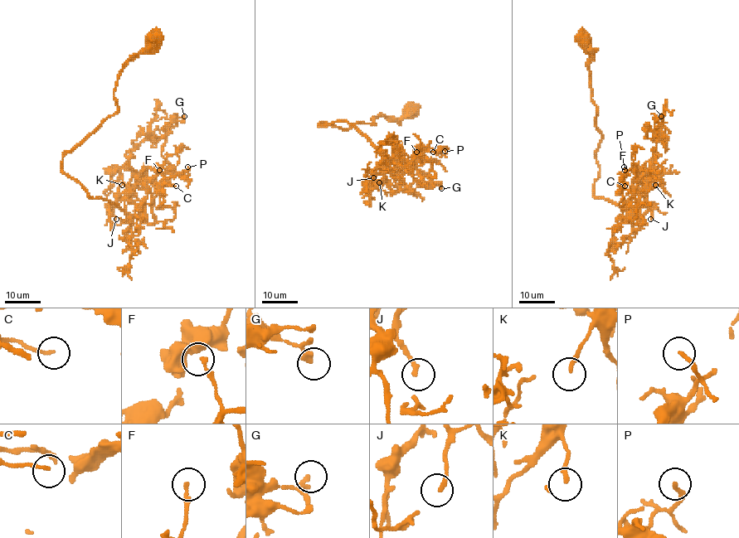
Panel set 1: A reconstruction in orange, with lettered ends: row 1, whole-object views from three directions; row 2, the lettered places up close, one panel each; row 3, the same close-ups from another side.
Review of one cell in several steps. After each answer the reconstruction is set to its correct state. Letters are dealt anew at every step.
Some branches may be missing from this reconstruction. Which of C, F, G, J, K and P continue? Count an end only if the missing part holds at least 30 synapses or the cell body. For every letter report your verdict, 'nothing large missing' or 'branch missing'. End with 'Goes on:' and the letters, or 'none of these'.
C: nothing large missing
F: nothing large missing
G: nothing large missing
J: nothing large missing
K: nothing large missing
P: nothing large missing
Goes on: none of these

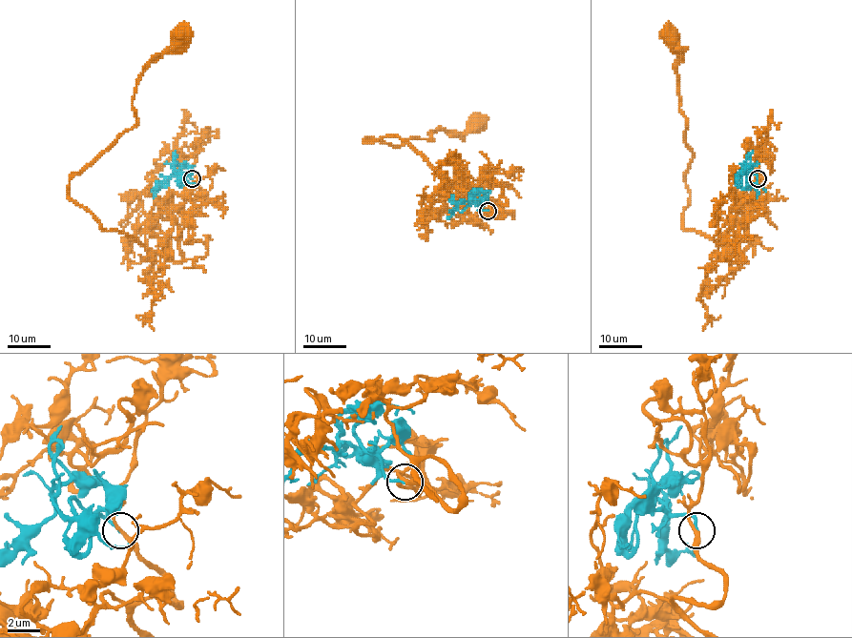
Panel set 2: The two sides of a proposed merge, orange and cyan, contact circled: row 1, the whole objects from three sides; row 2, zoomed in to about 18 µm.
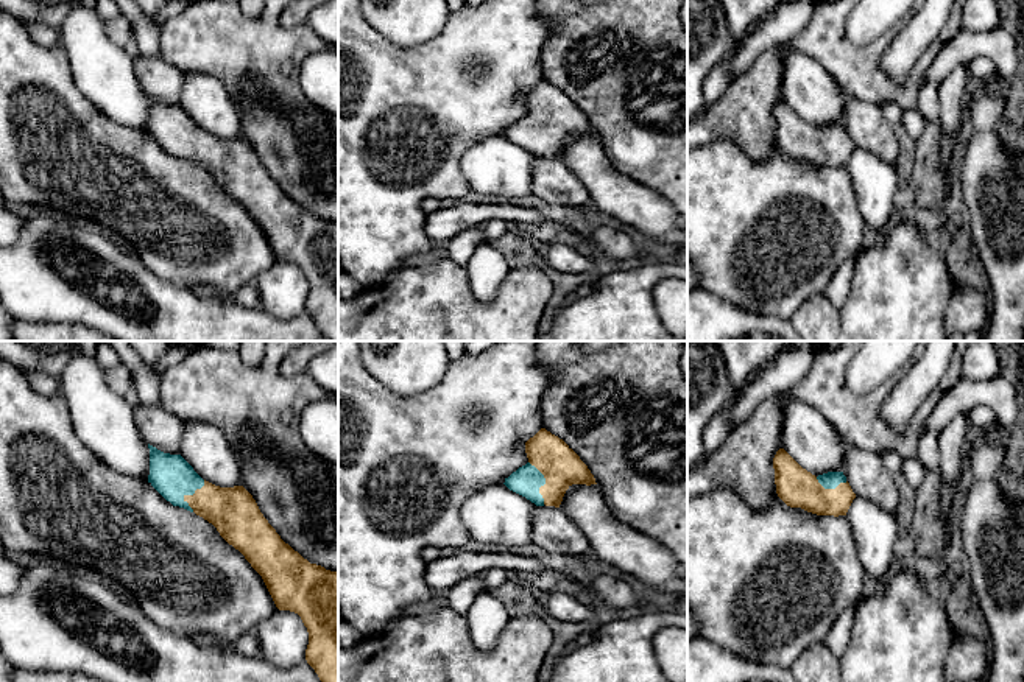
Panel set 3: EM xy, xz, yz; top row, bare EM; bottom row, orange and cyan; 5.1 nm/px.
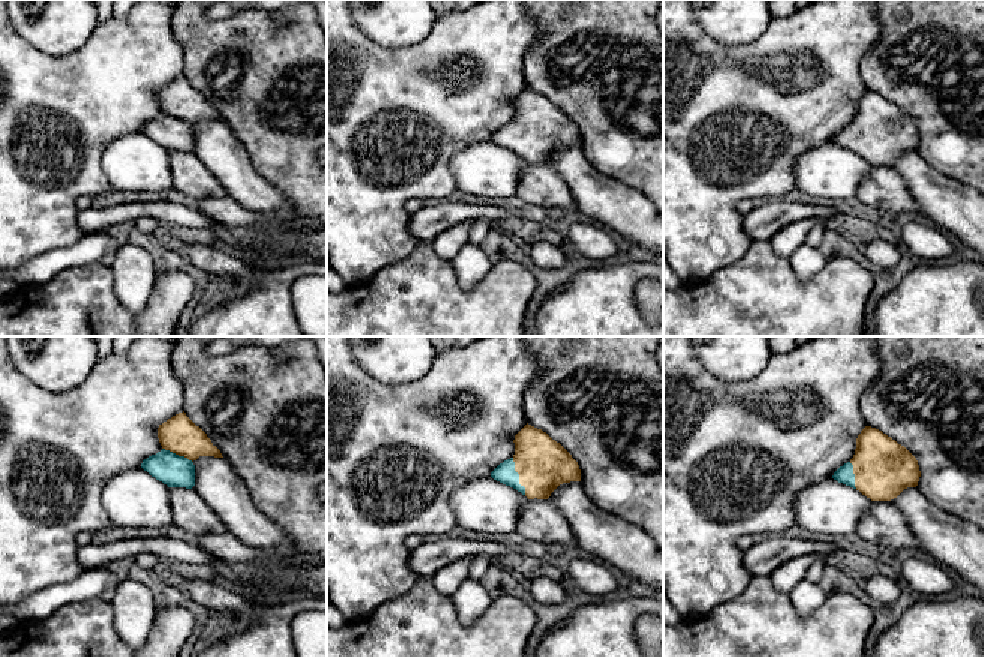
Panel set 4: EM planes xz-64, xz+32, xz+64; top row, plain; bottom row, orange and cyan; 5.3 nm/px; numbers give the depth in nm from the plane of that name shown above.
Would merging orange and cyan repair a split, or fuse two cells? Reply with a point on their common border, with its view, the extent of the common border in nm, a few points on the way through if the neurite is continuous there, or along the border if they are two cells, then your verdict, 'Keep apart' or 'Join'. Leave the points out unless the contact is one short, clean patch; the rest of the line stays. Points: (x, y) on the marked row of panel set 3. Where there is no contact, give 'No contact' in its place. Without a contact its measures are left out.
Touches orange at xz (546, 483). Shared border 240 nm. Join

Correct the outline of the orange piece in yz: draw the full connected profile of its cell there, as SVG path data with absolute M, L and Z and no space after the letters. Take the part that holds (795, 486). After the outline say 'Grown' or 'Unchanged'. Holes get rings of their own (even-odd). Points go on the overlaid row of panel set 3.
M784 448L773 458L778 497L790 508L801 508L817 515L846 515L856 494L843 472L812 475Z. Grown

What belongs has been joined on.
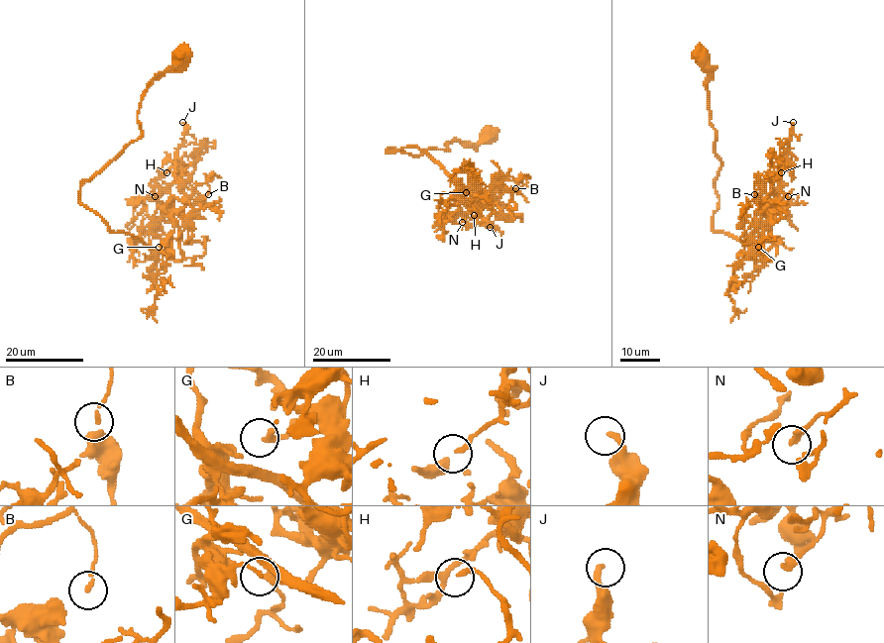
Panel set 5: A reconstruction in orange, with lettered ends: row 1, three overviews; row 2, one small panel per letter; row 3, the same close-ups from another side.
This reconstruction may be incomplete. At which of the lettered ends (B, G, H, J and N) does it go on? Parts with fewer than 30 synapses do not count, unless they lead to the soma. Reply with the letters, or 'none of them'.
none of them

